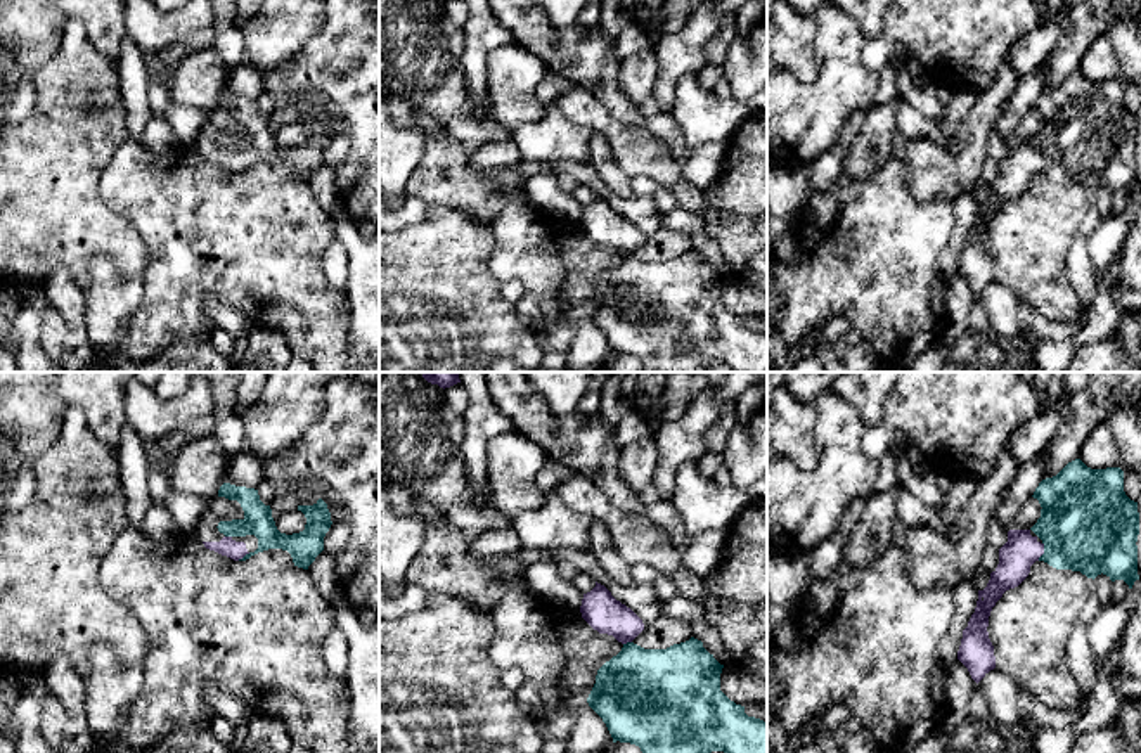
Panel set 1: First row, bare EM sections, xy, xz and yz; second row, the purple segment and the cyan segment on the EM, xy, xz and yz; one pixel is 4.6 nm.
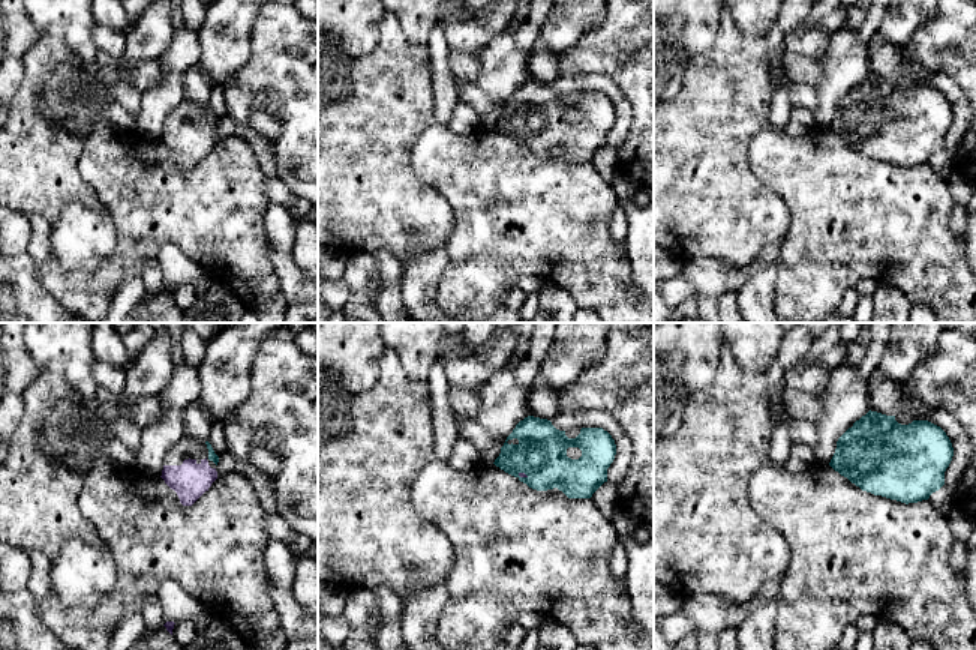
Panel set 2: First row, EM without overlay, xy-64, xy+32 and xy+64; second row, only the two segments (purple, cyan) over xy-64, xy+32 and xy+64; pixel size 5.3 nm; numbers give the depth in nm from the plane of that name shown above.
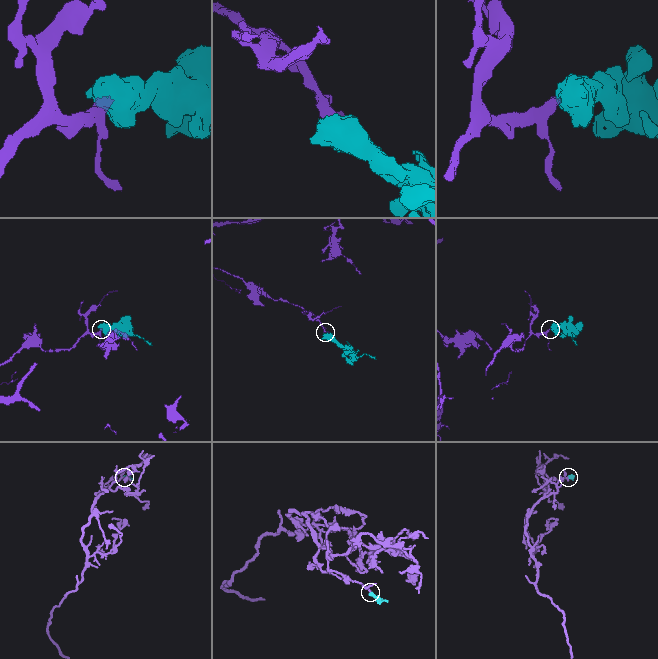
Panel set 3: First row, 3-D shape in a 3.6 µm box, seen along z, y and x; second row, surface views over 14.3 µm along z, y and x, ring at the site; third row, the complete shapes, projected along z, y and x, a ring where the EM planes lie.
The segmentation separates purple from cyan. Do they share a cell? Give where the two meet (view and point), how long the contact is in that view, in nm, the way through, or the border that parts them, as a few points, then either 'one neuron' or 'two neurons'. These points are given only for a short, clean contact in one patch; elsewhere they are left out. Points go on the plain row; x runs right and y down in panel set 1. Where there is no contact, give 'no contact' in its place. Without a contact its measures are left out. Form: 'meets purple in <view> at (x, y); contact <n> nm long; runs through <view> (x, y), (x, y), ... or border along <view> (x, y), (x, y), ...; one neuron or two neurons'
meets purple in yz at (1043, 163); contact 90 nm long; runs through yz (1022, 161), (1043, 163), (1063, 160), (1088, 135); one neuron

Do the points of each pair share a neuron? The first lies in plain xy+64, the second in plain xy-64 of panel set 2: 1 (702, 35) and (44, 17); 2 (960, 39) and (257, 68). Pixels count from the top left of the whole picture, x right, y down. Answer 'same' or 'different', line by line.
1: different
2: same

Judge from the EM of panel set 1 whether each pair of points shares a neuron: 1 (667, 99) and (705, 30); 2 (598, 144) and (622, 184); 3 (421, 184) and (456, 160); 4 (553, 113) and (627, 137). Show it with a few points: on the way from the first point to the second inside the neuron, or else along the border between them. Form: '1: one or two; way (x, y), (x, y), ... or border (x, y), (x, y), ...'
1: one; way (667, 82), (672, 63), (688, 47)
2: one; way (601, 154), (612, 173)
3: one; way (430, 179), (447, 163)
4: two; border (553, 104), (570, 120), (593, 132)

